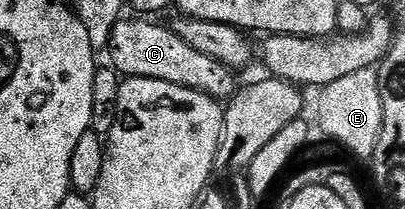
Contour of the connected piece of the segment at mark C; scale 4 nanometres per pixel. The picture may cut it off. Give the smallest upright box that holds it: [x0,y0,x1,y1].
[108,18,238,102]

